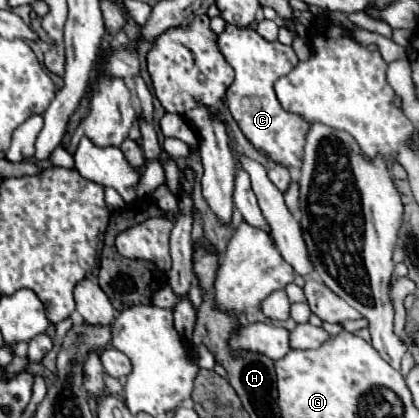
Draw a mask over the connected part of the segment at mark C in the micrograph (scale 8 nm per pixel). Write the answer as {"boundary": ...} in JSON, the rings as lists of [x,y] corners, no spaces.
{"boundary":[[[227,25],[225,31],[217,37],[217,47],[235,71],[235,79],[225,93],[225,105],[229,107],[243,135],[253,143],[257,151],[263,151],[275,163],[281,163],[285,167],[301,167],[309,123],[305,123],[305,119],[301,119],[299,115],[285,111],[281,103],[277,103],[273,91],[273,83],[297,65],[299,59],[295,51],[277,41],[265,41],[257,31],[239,29],[233,25]]]}

